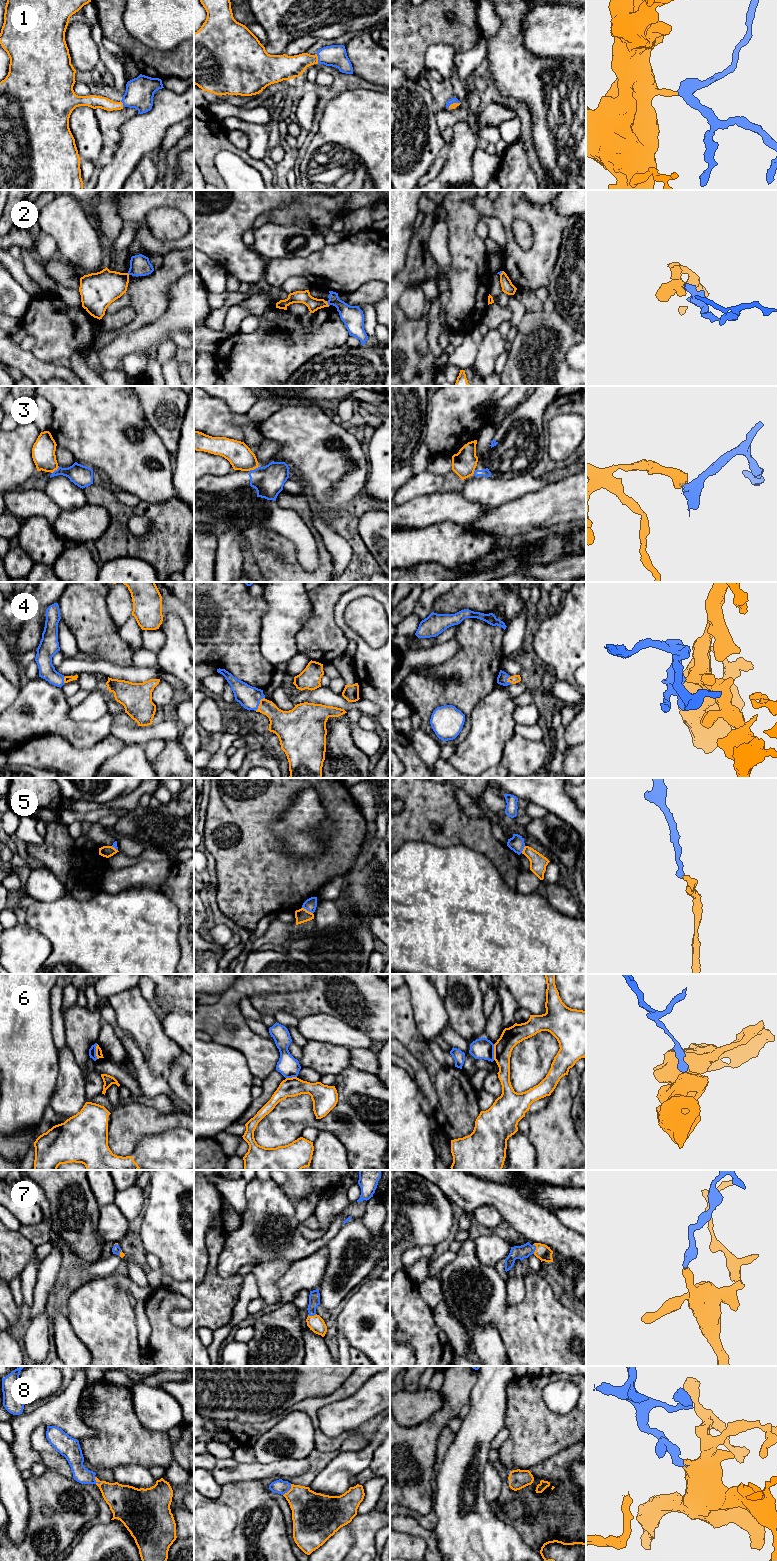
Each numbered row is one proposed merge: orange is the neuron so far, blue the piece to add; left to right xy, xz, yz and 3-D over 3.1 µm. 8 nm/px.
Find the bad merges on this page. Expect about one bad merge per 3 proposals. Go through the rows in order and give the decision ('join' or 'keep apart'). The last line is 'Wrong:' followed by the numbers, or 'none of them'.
1: join
2: keep apart
3: keep apart
4: join
5: keep apart
6: keep apart
7: join
8: join
Wrong: 2, 3, 5, 6

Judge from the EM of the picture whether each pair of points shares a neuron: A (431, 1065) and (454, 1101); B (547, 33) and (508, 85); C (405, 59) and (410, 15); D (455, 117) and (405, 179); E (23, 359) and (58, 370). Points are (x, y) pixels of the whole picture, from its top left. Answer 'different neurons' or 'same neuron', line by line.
A: same neuron
B: different neurons
C: same neuron
D: different neurons
E: same neuron

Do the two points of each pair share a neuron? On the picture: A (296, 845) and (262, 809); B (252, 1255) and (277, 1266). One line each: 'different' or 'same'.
A: different
B: different

